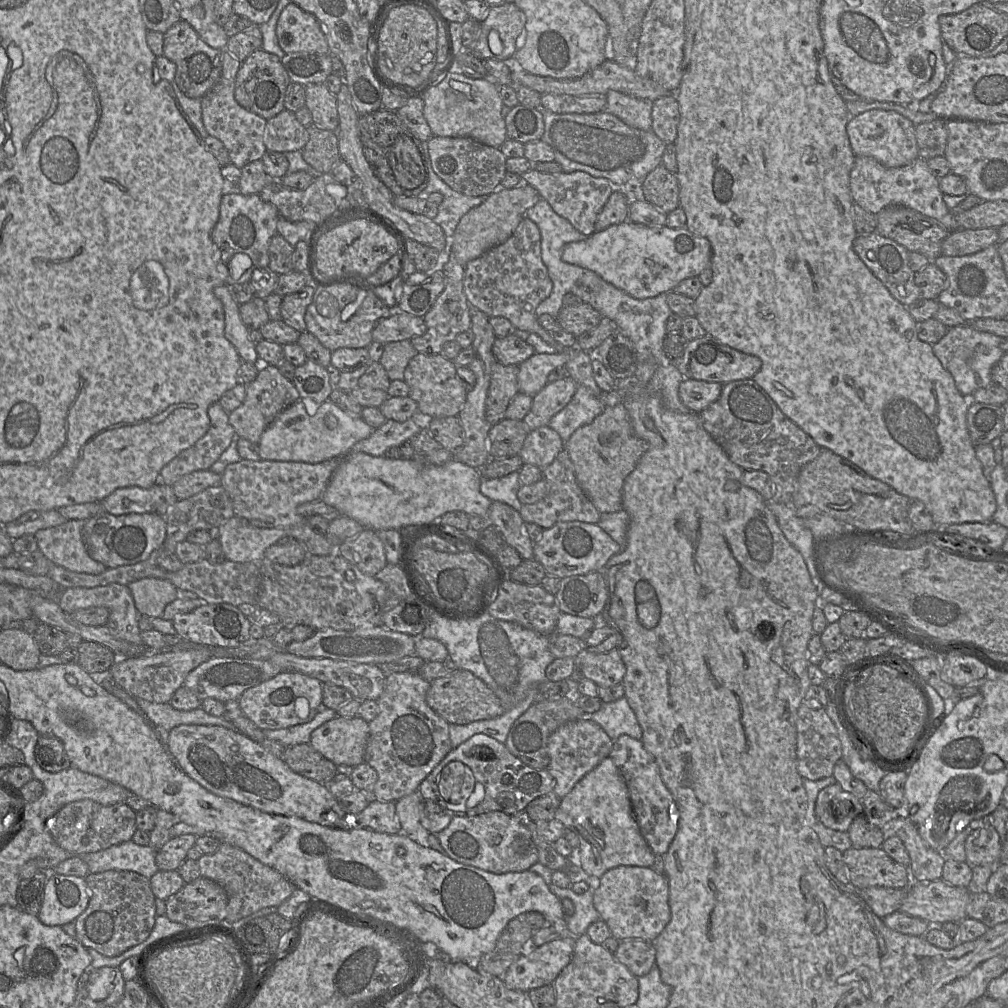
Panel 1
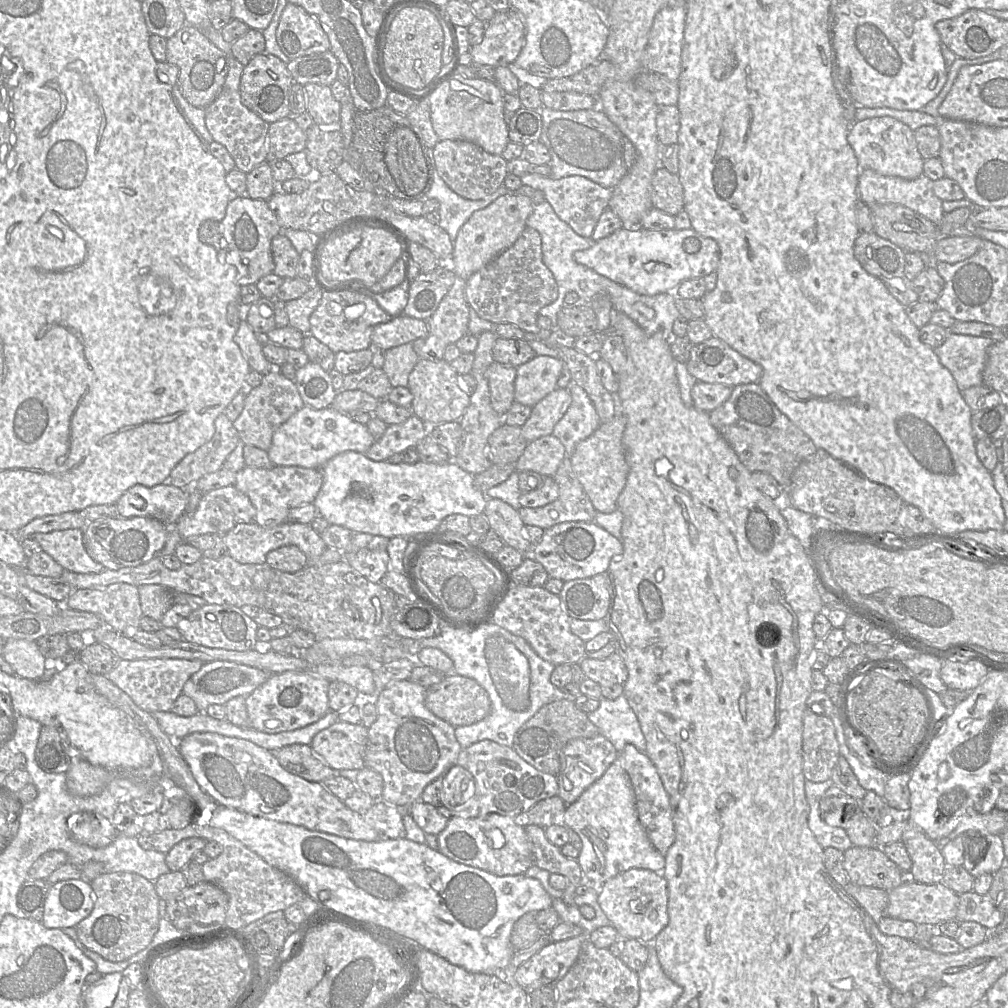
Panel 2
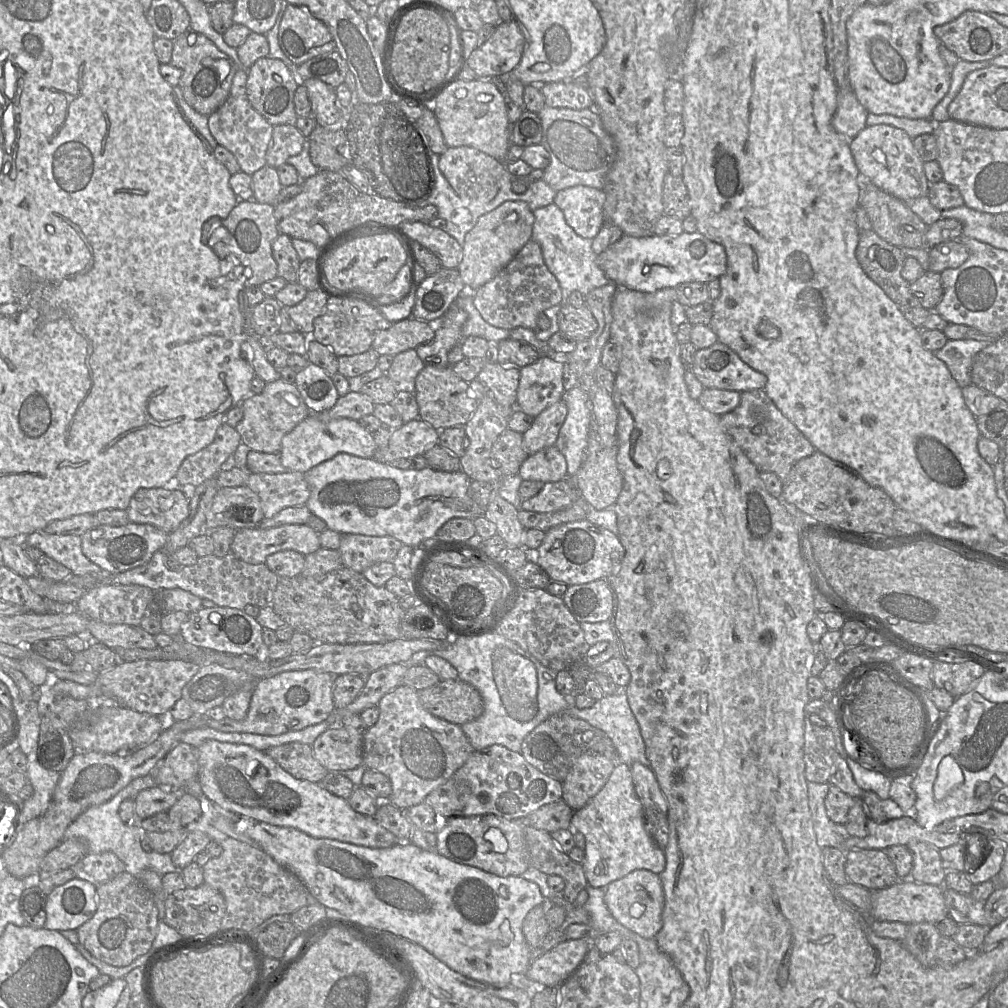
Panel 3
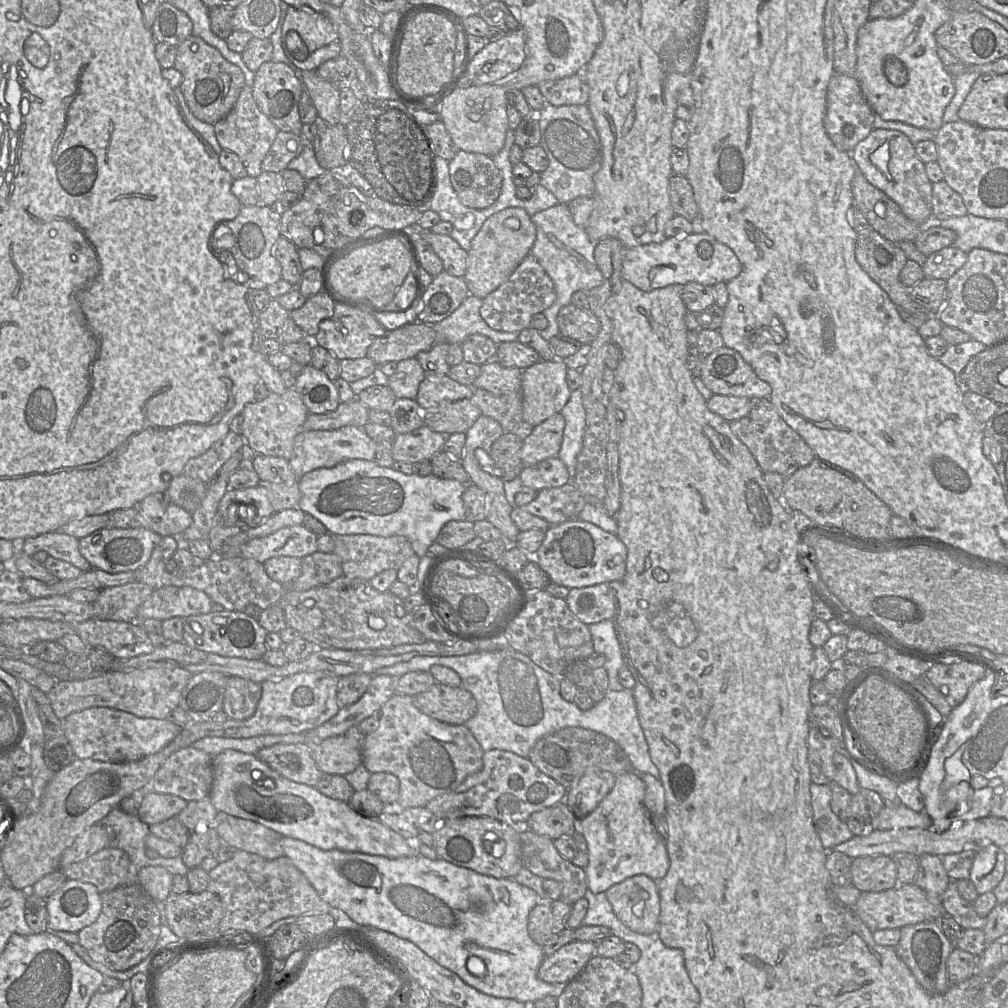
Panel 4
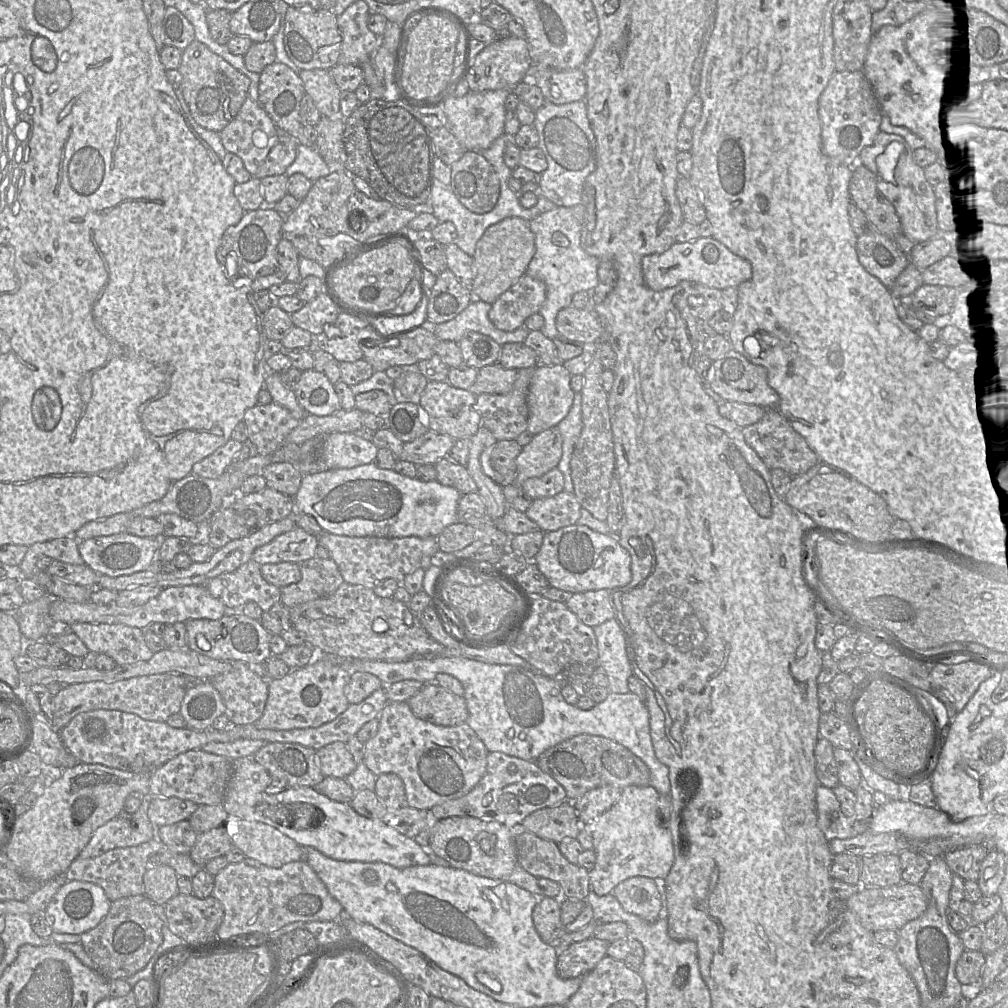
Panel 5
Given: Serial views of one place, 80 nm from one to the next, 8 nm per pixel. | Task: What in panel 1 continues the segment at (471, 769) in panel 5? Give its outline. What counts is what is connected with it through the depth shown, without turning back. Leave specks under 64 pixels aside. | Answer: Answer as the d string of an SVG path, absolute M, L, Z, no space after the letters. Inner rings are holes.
M417 672L386 675L384 691L376 700L379 713L368 723L369 739L364 756L364 762L378 775L370 795L372 799L396 802L417 791L421 782L453 749L449 723L426 701L430 684Z

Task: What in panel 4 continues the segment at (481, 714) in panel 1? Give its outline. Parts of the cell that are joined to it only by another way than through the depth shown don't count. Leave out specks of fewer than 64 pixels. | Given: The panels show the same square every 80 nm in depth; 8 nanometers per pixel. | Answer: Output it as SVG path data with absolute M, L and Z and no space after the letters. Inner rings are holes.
M435 683L413 698L415 706L422 713L451 725L463 725L477 711L475 698L462 686Z

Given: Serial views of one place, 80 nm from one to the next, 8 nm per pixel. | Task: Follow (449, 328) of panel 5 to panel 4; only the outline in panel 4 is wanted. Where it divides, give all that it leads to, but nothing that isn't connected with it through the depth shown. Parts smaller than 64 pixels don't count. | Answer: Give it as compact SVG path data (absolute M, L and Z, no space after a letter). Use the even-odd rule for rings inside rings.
M469 294L460 306L447 318L433 324L439 342L462 344L470 335L481 334L495 344L518 340L519 332L504 332L492 329L481 317L483 299Z

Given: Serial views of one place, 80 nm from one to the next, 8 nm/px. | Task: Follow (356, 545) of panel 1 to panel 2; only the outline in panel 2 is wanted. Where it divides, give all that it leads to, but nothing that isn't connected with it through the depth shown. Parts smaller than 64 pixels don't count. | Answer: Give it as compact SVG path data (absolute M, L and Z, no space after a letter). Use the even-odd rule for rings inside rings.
M363 548L354 553L344 554L344 560L373 583L380 583L382 577L390 569L387 550Z

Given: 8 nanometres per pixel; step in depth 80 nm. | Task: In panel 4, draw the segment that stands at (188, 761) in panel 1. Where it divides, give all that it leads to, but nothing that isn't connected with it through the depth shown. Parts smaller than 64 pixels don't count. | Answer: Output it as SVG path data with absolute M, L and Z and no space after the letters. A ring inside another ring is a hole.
M225 750L212 757L213 783L209 800L218 810L229 815L259 823L283 837L302 840L322 850L342 850L384 856L390 859L414 856L418 854L415 843L403 838L378 818L368 818L353 810L348 802L329 798L316 787L291 781L262 762L256 755L237 750Z

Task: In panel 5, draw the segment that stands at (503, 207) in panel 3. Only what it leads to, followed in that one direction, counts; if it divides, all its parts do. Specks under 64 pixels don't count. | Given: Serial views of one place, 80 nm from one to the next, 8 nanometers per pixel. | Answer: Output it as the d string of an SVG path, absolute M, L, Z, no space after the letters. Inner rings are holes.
M509 217L491 225L476 244L473 255L475 278L471 287L474 298L487 303L494 303L501 294L513 286L526 274L528 265L535 254L535 235L530 229L530 221L518 217Z

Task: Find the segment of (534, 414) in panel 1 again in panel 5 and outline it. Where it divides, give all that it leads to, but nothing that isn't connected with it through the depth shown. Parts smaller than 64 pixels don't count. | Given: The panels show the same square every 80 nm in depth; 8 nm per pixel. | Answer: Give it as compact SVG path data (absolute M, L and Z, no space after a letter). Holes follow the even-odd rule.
M557 426L533 436L516 459L517 477L515 484L540 477L556 468L562 455L562 436Z

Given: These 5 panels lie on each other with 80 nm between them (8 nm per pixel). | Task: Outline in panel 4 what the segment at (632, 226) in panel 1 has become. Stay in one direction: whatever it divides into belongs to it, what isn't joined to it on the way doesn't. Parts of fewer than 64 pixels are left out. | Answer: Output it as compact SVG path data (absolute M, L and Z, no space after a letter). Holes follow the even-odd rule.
M692 233L687 236L666 238L659 243L649 243L632 248L626 248L622 259L622 279L632 283L637 288L650 292L673 284L685 285L700 283L714 286L719 282L727 283L737 277L742 271L742 264L735 253L725 244L717 241L707 233Z

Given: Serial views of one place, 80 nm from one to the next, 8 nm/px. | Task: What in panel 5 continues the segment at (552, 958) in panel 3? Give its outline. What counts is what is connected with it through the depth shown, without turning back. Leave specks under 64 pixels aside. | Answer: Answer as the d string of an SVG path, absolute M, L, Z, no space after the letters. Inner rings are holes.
M591 937L558 950L557 974L562 979L582 977L607 954L609 942Z

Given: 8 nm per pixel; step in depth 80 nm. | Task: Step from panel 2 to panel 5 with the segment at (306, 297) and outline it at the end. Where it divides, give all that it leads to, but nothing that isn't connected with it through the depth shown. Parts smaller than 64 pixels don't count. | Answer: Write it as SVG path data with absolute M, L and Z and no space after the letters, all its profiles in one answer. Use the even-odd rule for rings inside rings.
M321 293L315 299L306 302L298 311L290 314L293 324L318 335L323 331L324 325L334 323L340 311L326 294Z

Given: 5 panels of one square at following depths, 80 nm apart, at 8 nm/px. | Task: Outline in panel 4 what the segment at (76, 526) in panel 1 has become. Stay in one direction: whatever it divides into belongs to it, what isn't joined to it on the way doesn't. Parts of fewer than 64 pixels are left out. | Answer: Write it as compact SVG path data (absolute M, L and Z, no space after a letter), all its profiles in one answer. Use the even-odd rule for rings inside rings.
M62 532L44 533L26 538L17 544L19 550L29 557L38 551L44 551L51 557L68 562L83 572L92 569L91 564L80 553L79 539Z

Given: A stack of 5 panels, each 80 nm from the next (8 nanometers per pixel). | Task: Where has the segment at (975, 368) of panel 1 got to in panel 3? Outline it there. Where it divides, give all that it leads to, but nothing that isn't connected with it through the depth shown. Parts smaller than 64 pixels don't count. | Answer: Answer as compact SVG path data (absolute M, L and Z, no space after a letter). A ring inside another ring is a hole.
M948 339L941 349L933 353L946 364L951 376L963 388L971 384L970 371L974 356L989 344L989 341L974 339Z

